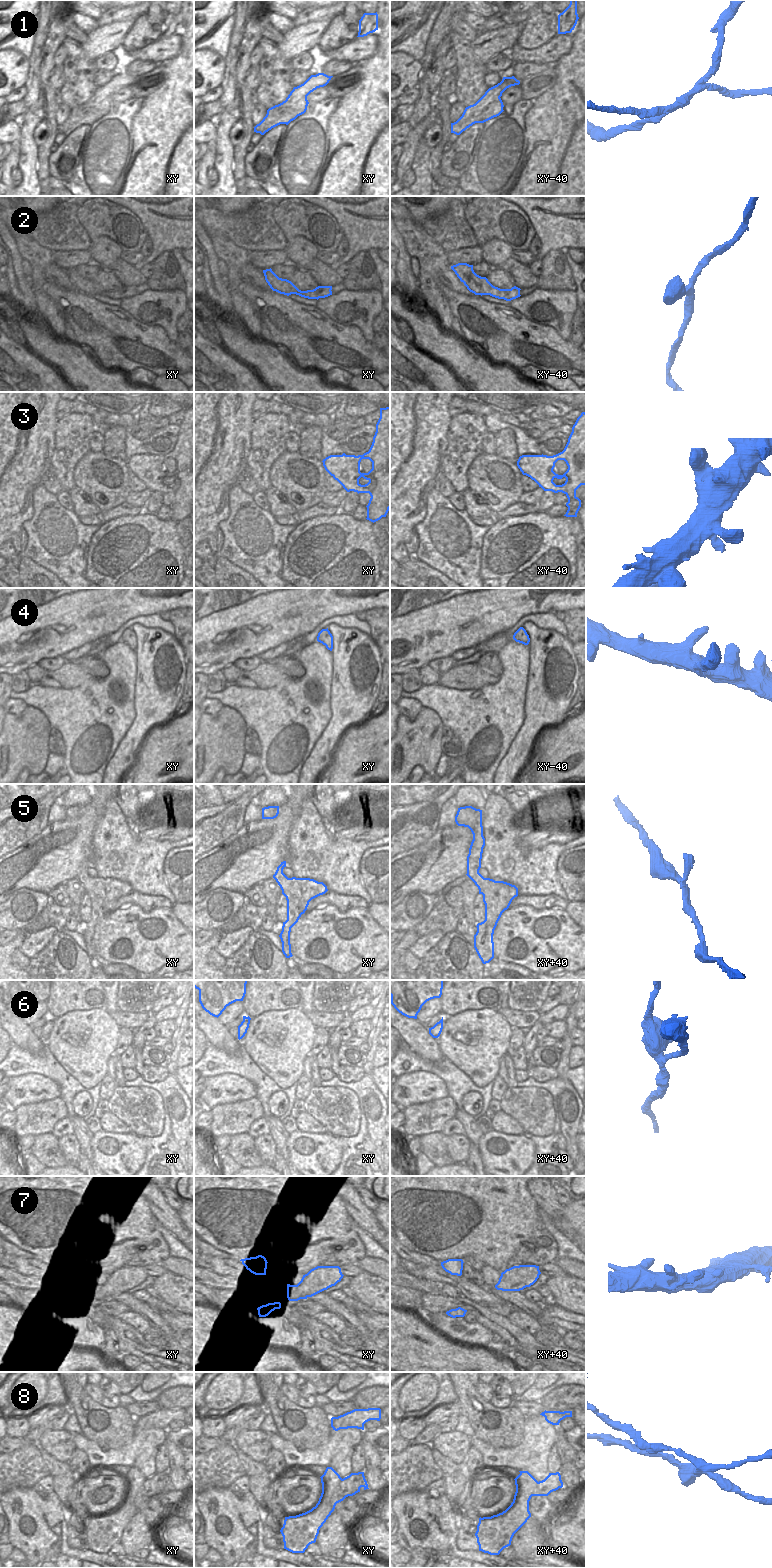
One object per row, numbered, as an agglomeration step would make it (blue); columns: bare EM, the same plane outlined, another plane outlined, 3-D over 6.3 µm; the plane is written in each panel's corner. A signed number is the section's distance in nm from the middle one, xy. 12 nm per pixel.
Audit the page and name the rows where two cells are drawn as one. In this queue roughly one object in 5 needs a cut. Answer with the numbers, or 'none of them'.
1, 8

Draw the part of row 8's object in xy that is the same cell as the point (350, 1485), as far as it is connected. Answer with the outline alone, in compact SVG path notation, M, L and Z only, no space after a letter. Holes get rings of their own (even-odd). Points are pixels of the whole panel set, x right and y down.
M364 1472L351 1473L349 1476L343 1478L331 1498L333 1510L337 1503L343 1501L348 1496L353 1496L360 1492L361 1487L363 1487L364 1490L369 1489Z

